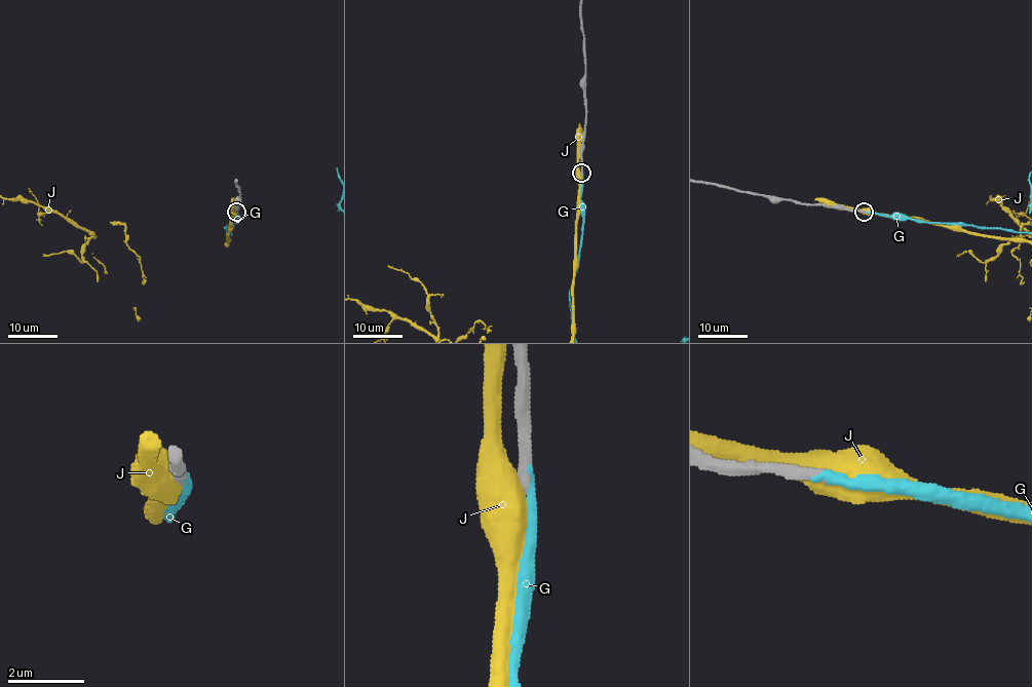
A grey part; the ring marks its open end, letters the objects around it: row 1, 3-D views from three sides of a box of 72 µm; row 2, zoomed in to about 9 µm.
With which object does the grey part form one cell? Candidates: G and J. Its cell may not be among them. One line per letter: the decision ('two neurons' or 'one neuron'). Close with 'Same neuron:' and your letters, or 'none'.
G: one neuron
J: two neurons
Same neuron: G

